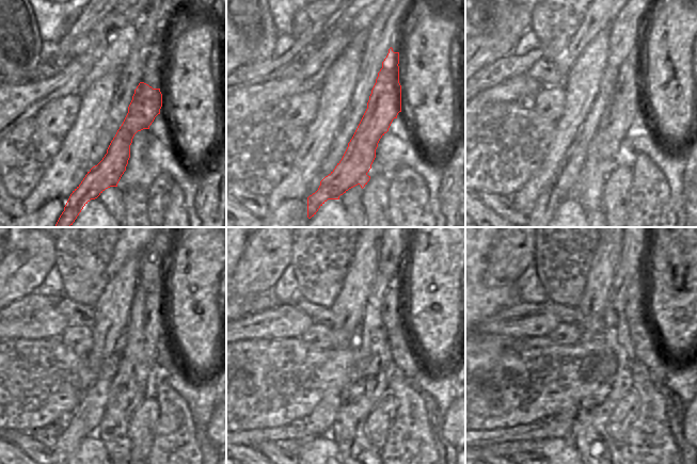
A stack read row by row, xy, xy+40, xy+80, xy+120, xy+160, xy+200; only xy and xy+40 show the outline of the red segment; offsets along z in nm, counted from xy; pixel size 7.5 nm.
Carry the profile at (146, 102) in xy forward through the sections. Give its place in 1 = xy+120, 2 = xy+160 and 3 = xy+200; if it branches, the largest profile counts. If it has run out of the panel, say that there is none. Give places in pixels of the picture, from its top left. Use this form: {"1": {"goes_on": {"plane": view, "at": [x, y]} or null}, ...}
{"1": {"goes_on": {"plane": "xy+120", "at": [154, 324]}}, "2": {"goes_on": {"plane": "xy+160", "at": [393, 305]}}, "3": {"goes_on": {"plane": "xy+200", "at": [636, 294]}}}

